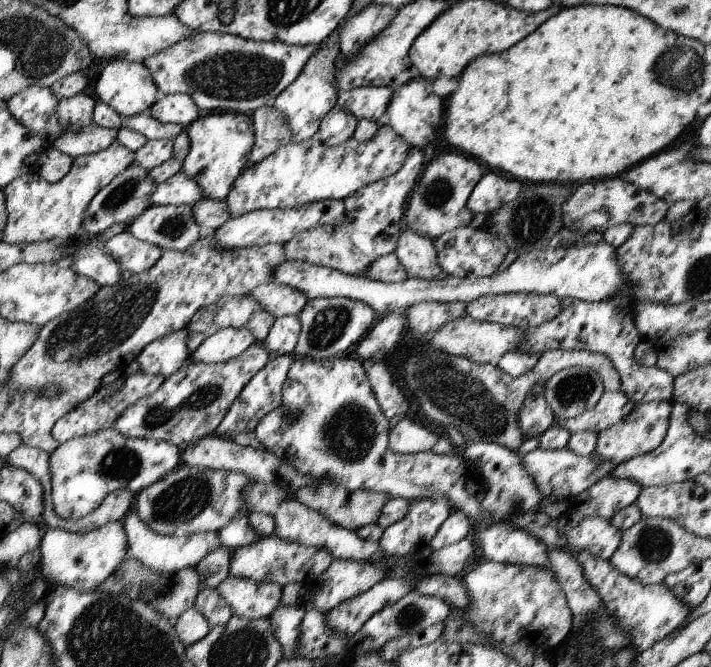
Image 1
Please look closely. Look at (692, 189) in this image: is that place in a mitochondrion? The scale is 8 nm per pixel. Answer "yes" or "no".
no

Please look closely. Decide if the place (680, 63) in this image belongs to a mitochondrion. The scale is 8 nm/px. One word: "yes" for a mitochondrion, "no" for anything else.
yes

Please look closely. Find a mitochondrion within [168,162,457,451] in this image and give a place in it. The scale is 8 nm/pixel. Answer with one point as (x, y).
(328, 325)

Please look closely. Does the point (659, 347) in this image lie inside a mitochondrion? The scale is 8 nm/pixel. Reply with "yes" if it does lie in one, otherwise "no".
no

